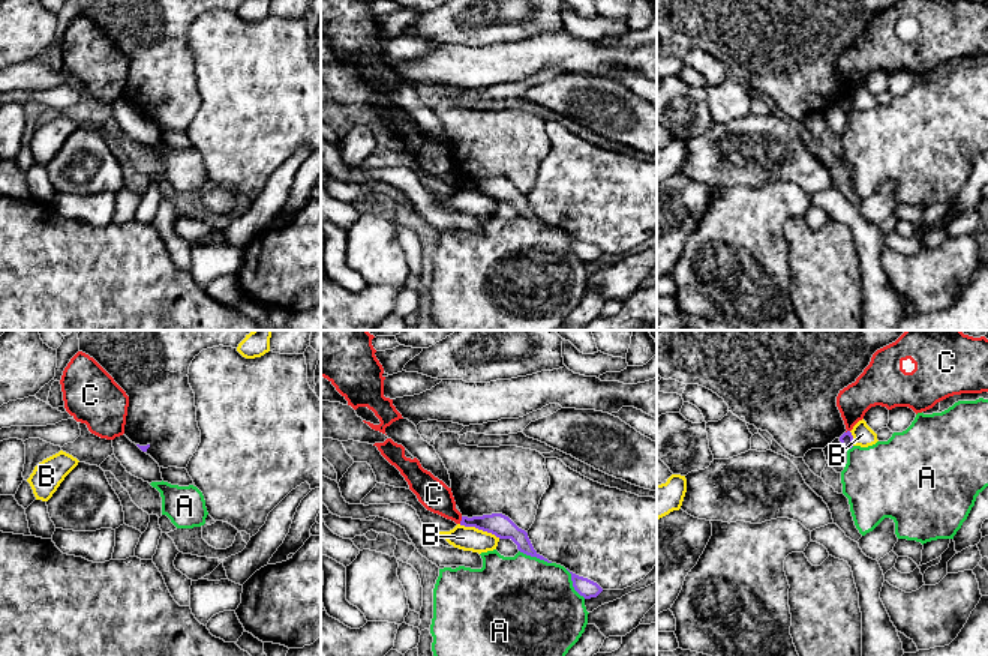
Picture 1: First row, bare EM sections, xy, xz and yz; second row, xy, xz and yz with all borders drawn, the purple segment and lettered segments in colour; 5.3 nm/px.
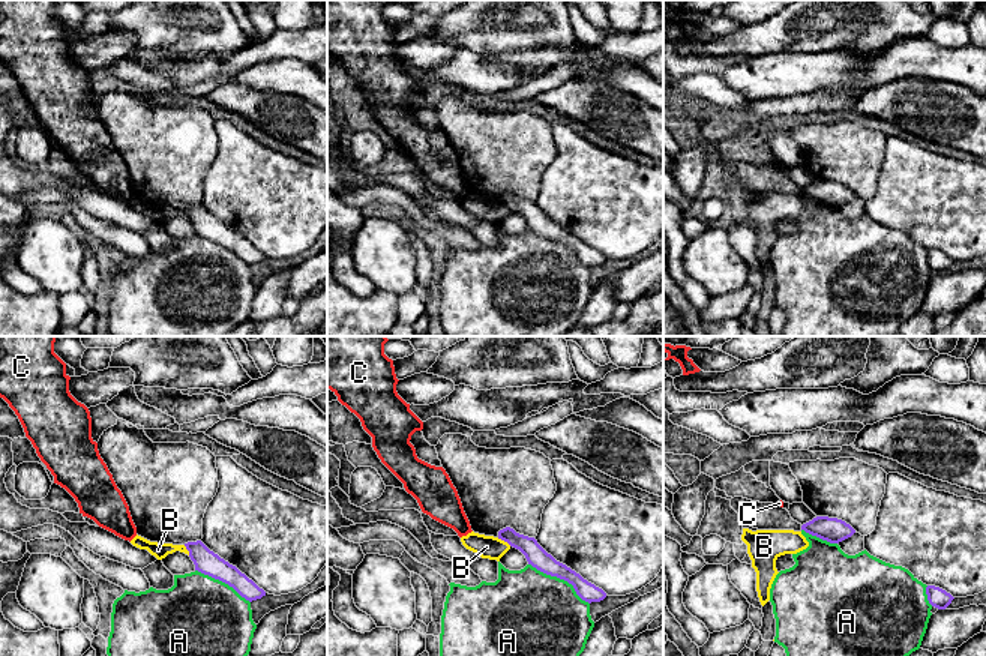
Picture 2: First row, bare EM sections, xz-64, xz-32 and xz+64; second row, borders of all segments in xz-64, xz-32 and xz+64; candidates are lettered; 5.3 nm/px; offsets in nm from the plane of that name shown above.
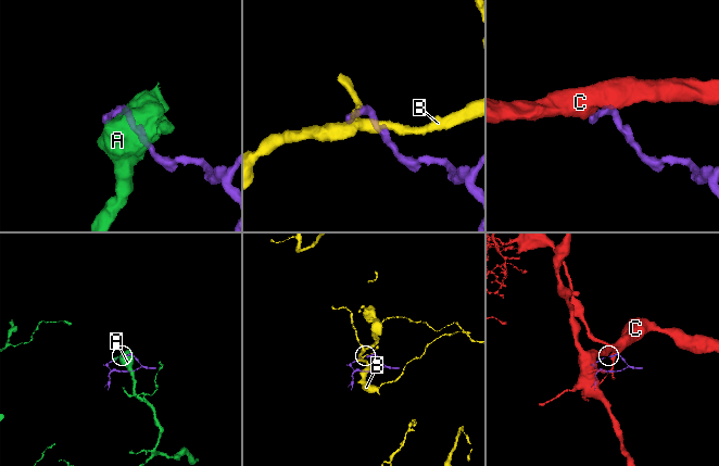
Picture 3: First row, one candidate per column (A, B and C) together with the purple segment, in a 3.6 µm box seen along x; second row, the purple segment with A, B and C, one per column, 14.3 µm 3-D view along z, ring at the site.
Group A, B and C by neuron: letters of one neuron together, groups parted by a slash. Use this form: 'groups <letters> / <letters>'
groups A / B / C

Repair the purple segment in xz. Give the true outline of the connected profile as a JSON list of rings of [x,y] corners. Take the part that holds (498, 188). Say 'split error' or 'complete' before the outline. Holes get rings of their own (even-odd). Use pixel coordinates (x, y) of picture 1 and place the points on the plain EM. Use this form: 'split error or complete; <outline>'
complete; [[[492,177],[472,182],[462,180],[460,189],[475,191],[478,194],[492,197],[499,203],[511,203],[517,209],[517,213],[520,216],[552,227],[534,213],[528,197],[519,192],[508,180],[502,177]]]

